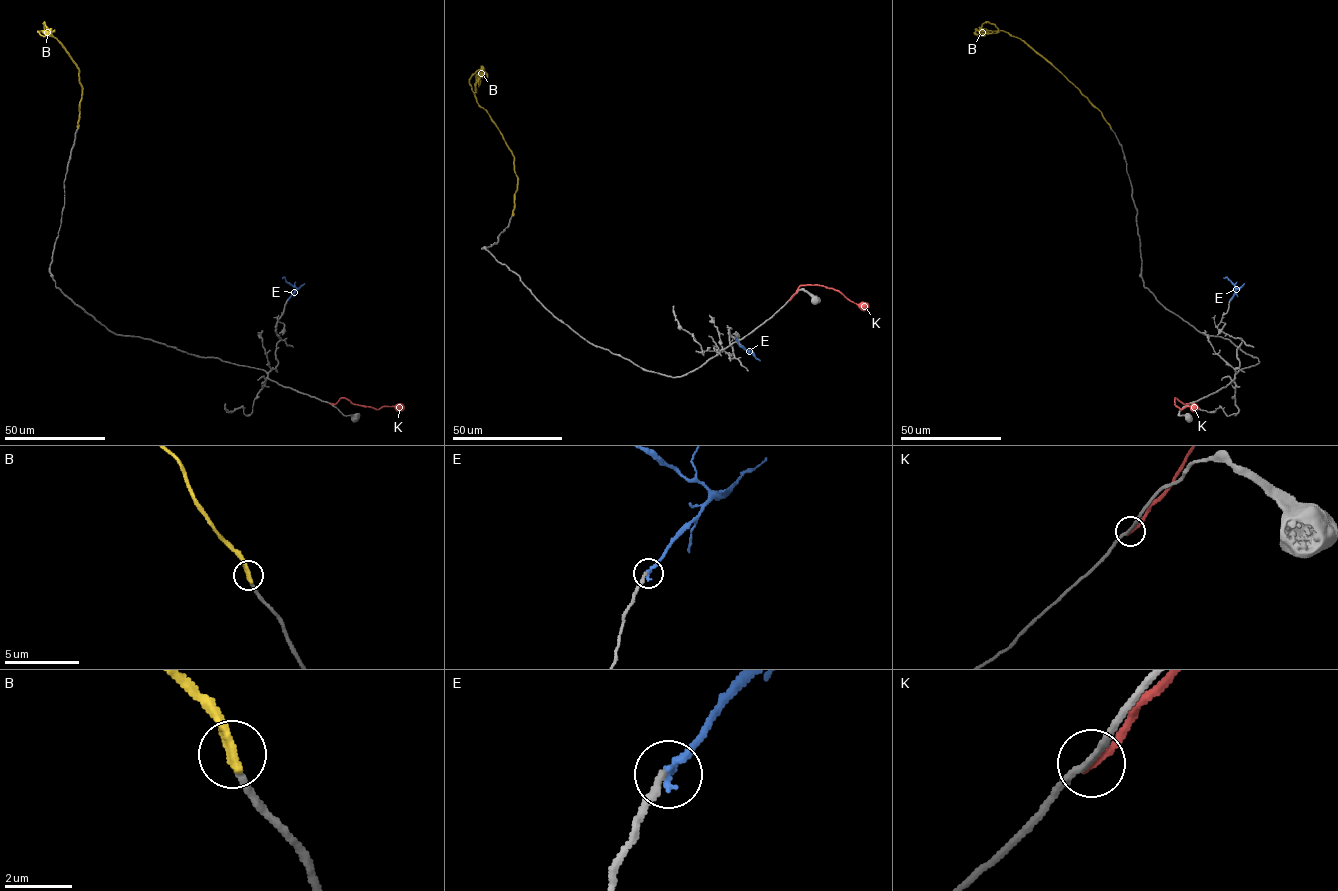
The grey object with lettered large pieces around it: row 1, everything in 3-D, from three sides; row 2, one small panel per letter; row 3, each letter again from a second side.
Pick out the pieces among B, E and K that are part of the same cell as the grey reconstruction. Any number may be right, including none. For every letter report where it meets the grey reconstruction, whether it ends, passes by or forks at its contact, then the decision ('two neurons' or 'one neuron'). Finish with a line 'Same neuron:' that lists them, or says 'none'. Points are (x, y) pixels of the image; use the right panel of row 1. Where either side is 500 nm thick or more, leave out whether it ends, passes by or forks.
B: meets grey at (1110, 127); it ends there; two neurons
E: meets grey at (1231, 299); it ends there; one neuron
K: meets grey at (1188, 404); it ends there; two neurons
Same neuron: E

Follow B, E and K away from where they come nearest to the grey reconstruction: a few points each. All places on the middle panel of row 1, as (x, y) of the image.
B: (513, 215), (518, 182), (514, 156), (491, 117), (476, 101), (475, 86), (484, 70), (486, 75), (482, 77)
E: (742, 346), (751, 351), (740, 346), (736, 338)
K: (789, 300), (801, 285), (809, 284), (832, 288), (851, 301), (868, 308)

